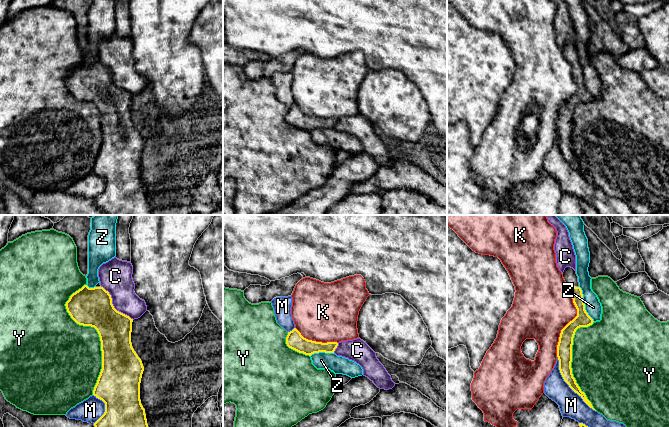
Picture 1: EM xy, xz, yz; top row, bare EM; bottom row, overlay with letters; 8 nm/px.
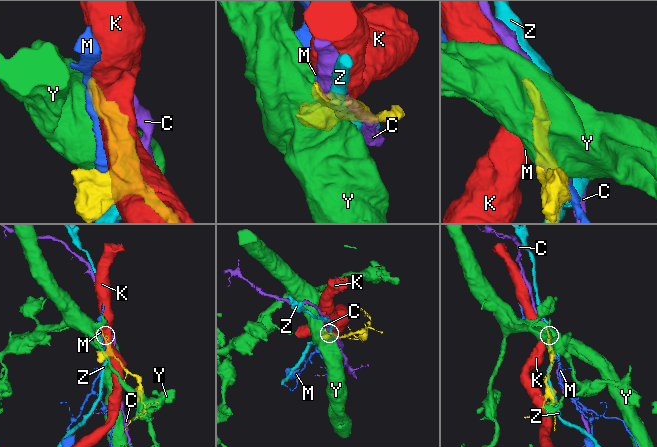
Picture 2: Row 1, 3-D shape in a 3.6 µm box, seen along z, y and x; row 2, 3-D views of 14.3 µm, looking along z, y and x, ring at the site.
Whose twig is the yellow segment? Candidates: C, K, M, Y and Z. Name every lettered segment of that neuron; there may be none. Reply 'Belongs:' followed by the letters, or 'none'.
Belongs: none

